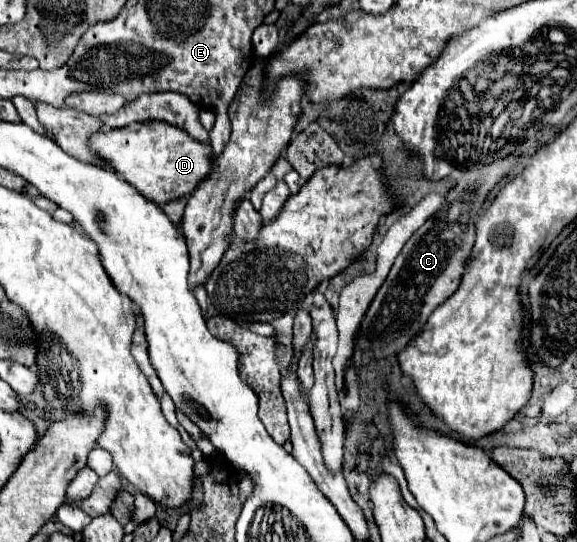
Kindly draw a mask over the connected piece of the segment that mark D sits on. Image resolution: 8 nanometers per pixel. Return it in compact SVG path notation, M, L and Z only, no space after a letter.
M158 120L96 132L90 138L90 148L106 158L126 182L130 182L140 194L154 200L158 206L190 196L198 188L198 182L210 174L216 158L210 144L198 142L190 138L186 130Z

